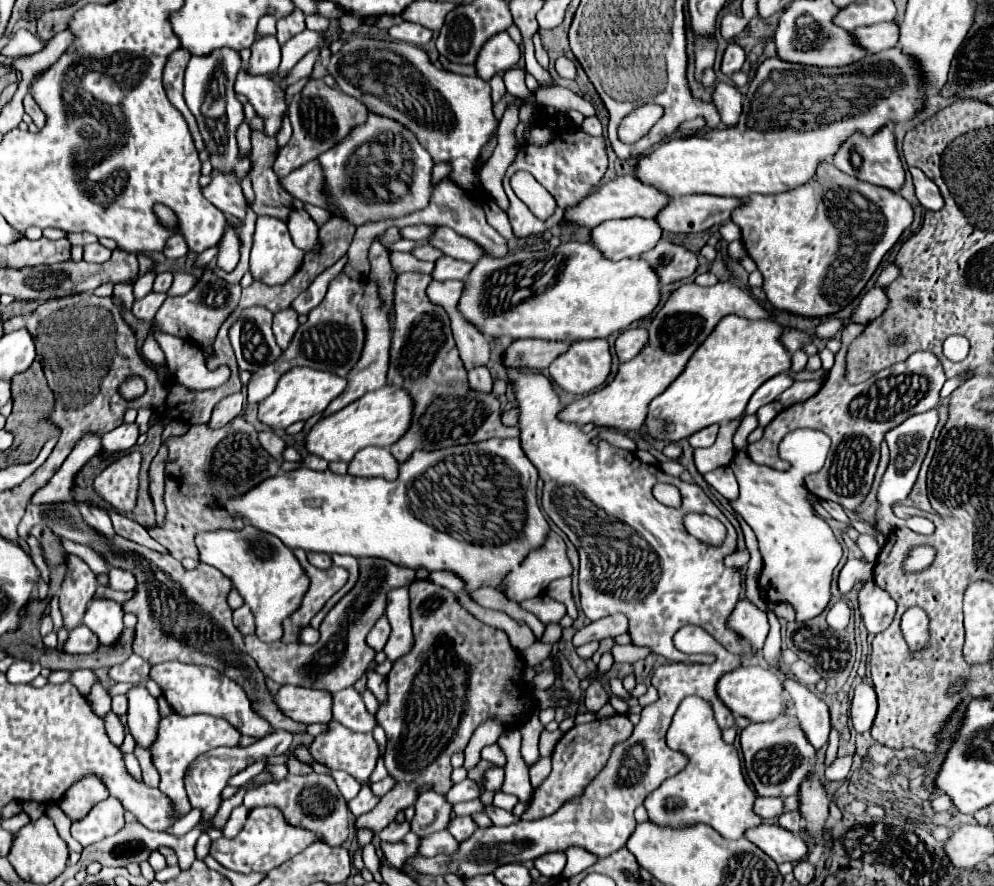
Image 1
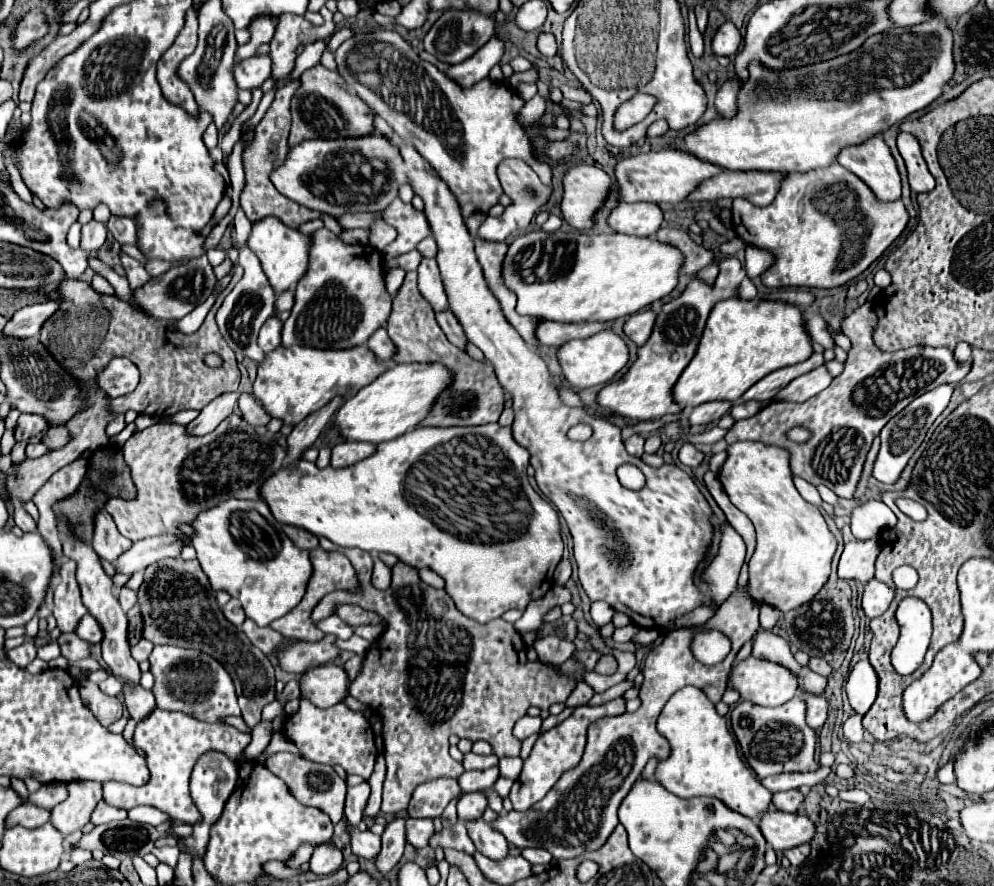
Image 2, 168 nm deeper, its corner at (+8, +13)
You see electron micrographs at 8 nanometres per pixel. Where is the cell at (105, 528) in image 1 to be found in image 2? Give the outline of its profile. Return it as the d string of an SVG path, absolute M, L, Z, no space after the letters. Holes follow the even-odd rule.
M98 509L98 515L94 515L94 537L92 537L92 547L94 551L108 559L114 561L120 553L130 549L130 539L122 537L118 529L114 527L114 519L106 515L104 509Z

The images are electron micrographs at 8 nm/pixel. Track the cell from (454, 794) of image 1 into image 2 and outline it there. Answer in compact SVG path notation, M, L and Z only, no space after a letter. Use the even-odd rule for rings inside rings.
M490 767L484 771L464 771L458 777L458 785L464 793L472 793L472 791L492 787L496 779L498 779L498 767Z

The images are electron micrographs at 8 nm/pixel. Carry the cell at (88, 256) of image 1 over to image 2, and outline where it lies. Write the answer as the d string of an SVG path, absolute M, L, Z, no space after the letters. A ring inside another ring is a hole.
M94 219L82 227L82 243L80 247L84 251L97 251L104 245L107 238L107 228L102 223L96 223Z

